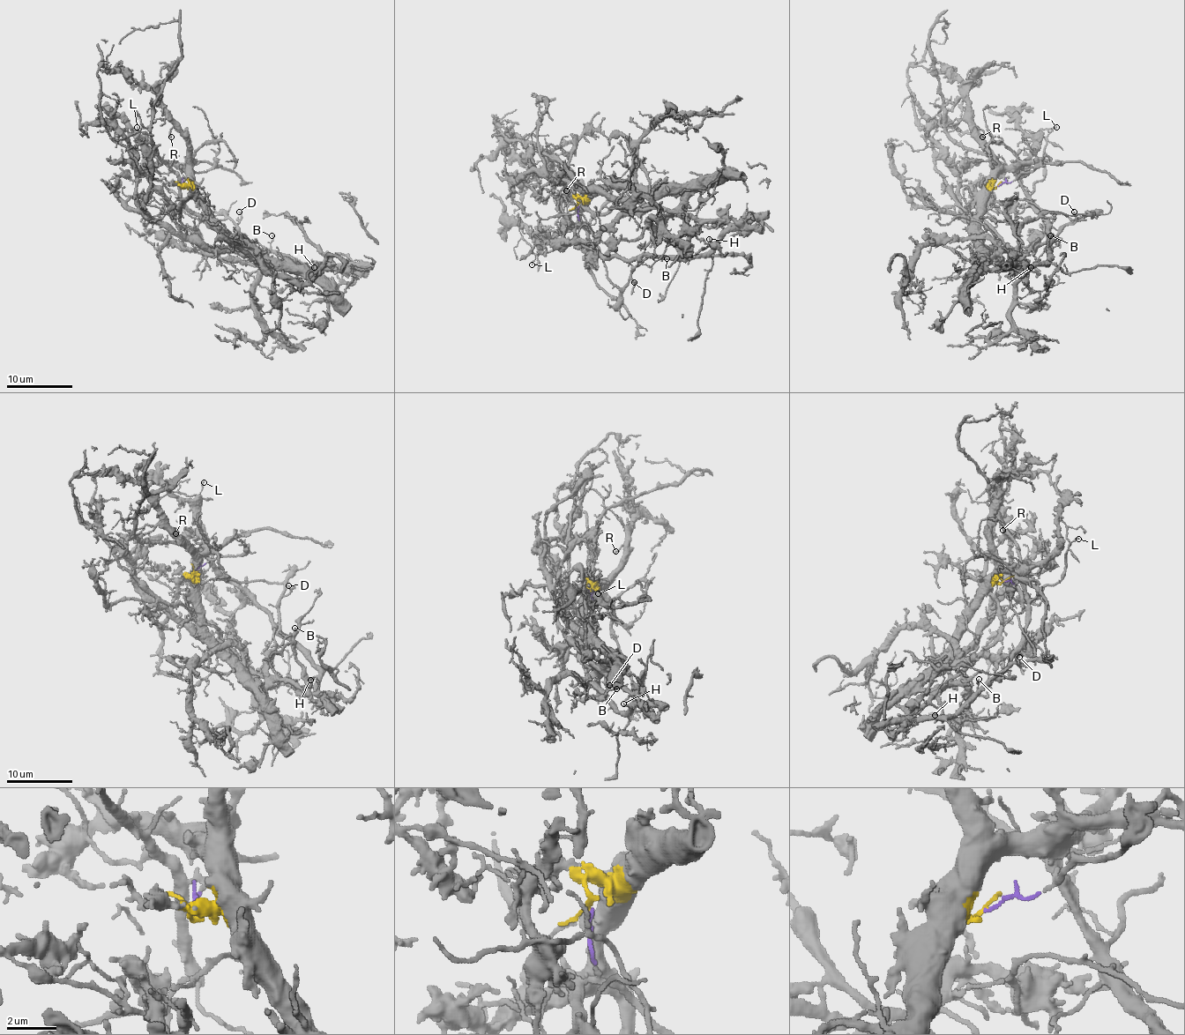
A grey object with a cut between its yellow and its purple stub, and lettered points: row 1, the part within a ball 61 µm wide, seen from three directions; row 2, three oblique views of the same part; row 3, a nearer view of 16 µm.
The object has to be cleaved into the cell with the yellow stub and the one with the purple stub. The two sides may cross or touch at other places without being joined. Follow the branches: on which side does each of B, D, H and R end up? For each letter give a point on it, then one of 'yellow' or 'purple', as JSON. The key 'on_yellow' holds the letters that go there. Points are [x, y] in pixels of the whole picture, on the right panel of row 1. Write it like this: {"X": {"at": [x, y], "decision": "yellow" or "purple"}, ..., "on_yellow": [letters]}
{"B": {"at": [1050, 235], "decision": "purple"}, "D": {"at": [1074, 212], "decision": "purple"}, "H": {"at": [1031, 267], "decision": "purple"}, "R": {"at": [982, 137], "decision": "yellow"}, "on_yellow": ["R"]}

